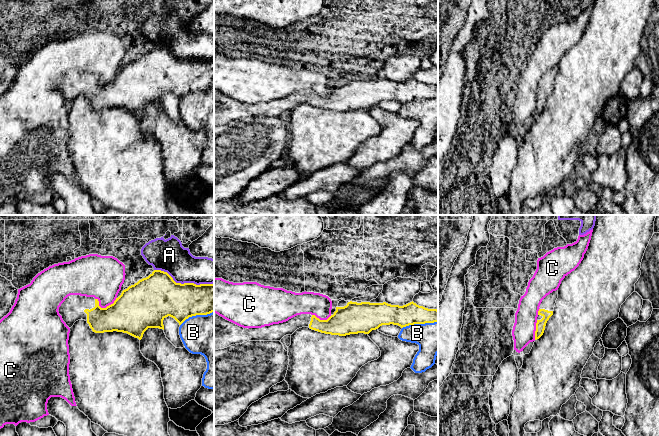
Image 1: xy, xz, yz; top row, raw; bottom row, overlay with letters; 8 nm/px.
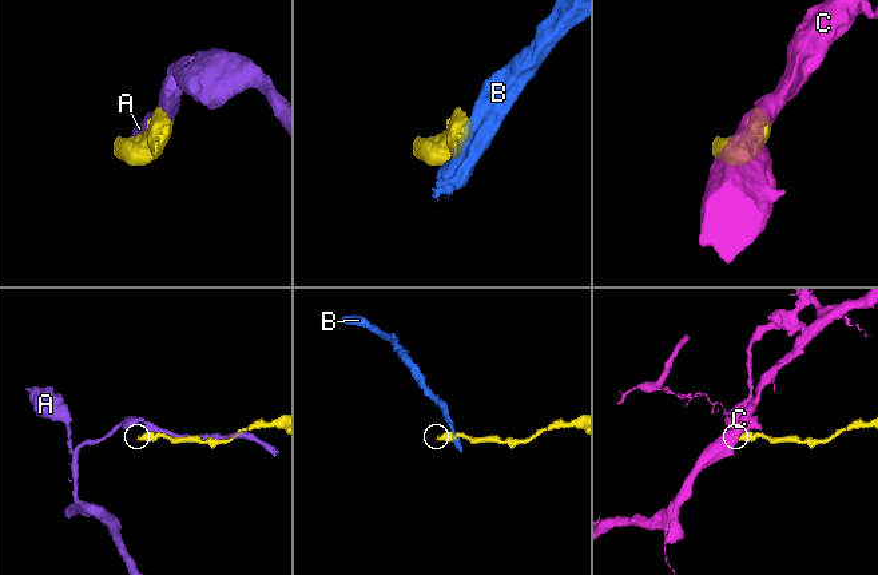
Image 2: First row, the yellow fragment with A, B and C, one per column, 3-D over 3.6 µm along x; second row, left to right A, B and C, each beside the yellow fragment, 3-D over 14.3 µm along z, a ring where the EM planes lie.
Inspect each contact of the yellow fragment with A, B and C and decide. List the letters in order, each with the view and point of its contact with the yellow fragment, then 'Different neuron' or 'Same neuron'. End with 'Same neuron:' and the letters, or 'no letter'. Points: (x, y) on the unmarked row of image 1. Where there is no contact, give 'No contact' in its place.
A: Touches yellow at xy (184, 59). Different neuron
B: Touches yellow at xz (419, 99). Different neuron
C: Touches yellow at xy (106, 83). Different neuron
Same neuron: no letter

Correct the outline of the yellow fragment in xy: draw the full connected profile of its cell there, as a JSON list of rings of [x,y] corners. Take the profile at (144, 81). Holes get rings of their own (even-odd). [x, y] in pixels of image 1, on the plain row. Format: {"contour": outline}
{"contour": [[[154,46],[148,53],[123,66],[114,79],[106,84],[101,84],[98,75],[94,73],[70,71],[58,87],[69,104],[82,95],[95,109],[117,107],[141,116],[148,104],[164,106],[163,96],[168,92],[181,101],[189,93],[214,88],[214,59],[200,61],[176,59],[167,48]]]}

